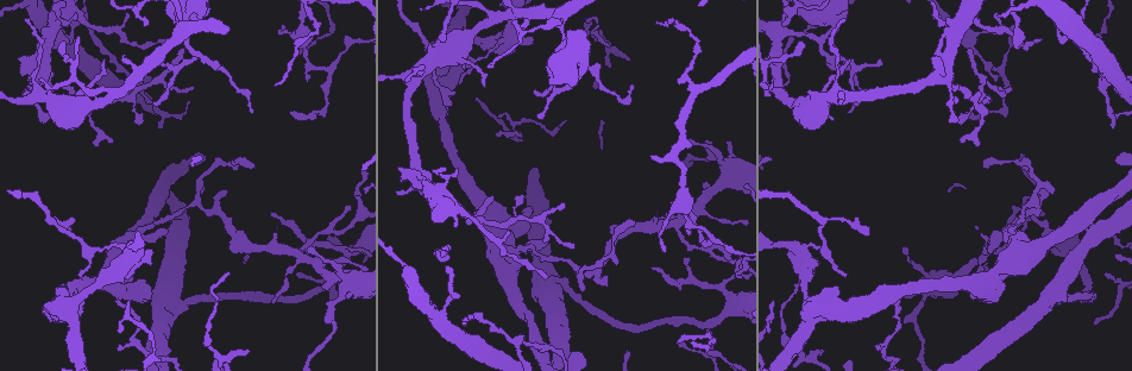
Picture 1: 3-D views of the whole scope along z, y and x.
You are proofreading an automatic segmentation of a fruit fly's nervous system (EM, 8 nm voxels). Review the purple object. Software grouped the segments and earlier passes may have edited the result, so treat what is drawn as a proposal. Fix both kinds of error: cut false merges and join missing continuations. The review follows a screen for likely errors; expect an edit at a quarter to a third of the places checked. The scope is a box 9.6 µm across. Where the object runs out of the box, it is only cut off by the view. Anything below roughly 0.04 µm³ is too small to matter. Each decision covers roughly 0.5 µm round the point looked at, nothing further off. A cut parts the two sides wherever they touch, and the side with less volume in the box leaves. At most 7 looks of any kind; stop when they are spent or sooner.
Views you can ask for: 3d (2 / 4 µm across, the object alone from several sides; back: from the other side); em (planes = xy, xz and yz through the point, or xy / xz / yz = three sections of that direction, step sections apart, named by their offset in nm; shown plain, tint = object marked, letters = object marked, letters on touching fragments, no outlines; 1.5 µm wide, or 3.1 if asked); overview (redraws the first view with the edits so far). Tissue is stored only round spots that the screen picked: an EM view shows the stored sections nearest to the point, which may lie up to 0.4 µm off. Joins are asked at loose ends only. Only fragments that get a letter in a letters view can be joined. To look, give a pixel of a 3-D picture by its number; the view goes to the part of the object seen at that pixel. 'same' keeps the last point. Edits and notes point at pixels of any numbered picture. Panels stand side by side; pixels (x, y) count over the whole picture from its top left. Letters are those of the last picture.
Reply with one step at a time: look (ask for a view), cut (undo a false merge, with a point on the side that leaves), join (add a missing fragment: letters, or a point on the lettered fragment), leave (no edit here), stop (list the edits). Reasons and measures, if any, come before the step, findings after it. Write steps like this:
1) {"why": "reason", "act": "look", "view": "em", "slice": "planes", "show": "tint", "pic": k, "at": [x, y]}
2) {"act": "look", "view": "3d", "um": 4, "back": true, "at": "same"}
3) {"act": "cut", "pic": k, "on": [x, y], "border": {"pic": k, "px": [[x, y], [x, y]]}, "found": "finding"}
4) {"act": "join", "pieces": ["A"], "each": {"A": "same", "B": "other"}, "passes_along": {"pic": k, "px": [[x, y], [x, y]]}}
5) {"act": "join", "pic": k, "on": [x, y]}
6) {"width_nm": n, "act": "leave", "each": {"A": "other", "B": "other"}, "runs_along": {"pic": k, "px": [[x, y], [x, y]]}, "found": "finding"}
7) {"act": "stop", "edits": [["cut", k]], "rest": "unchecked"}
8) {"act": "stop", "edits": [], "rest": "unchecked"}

{"act": "look", "view": "em", "slice": "planes", "show": "letters", "pic": 1, "at": [1034, 216]}

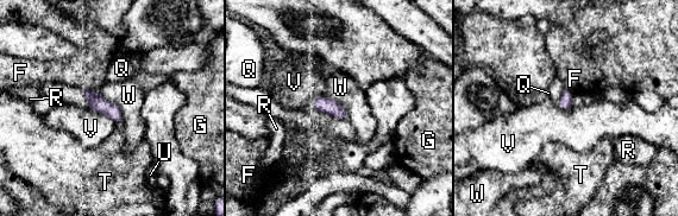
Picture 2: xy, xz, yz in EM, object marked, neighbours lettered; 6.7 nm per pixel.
{"width_nm": 90, "act": "leave", "each": {"F": "other", "G": "other", "Q": "other", "R": "other", "T": "other", "U": "other", "V": "other", "W": "other"}, "border": {"pic": 2, "px": [[98, 91], [119, 107], [118, 126]]}, "found": "no lettered fragment goes on from it"}

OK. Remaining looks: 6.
{"why": "abrupt turn", "act": "look", "view": "em", "slice": "yz", "step": 4, "show": "tint", "pic": 1, "at": [142, 229]}

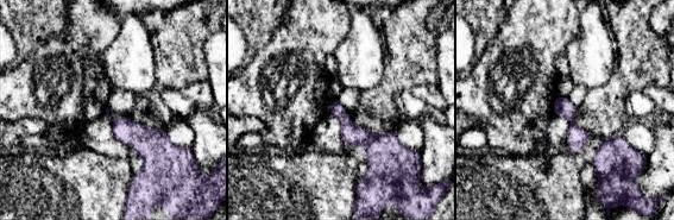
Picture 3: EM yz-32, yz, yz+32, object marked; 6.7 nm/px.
{"act": "look", "view": "em", "slice": "yz", "step": 4, "show": "letters", "at": "same"}

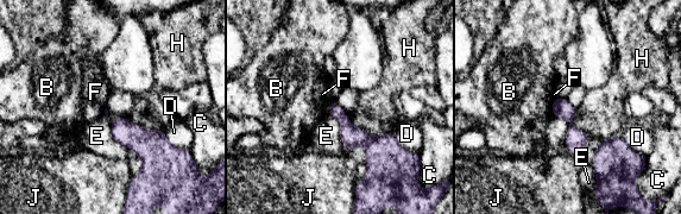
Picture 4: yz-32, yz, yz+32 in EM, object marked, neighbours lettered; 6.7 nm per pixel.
{"act": "cut", "pic": 4, "on": [350, 136], "each": {"B": "other", "C": "other", "D": "other", "E": "other", "F": "other", "H": "other", "J": "other"}, "border": {"pic": 4, "px": [[345, 115], [340, 120]]}, "found": "two neurons meet here"}

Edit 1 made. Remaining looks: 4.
{"why": "see it whole again", "act": "look", "view": "overview"}

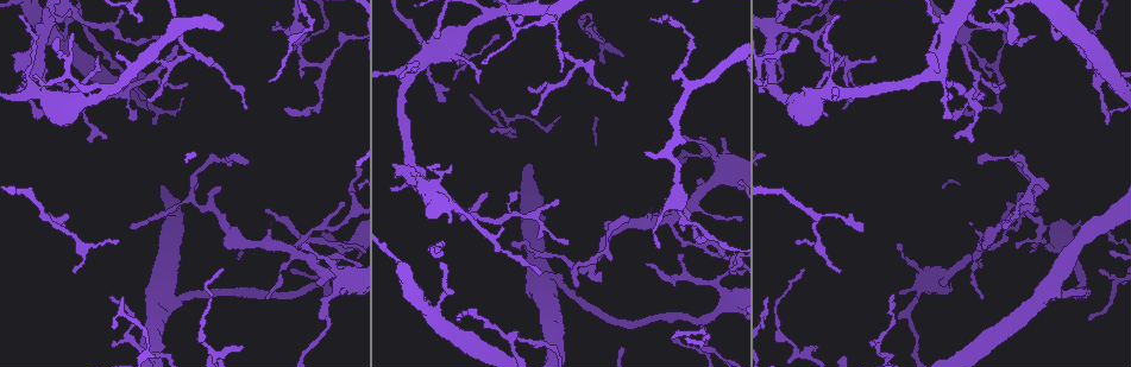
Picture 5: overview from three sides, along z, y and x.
{"why": "sharp bend", "act": "look", "view": "em", "slice": "planes", "show": "plain", "pic": 5, "at": [769, 33]}

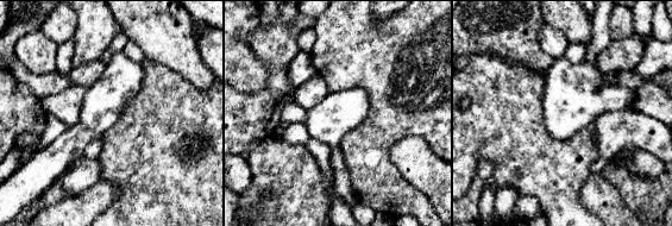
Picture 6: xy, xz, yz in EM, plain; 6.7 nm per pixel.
{"why": "what lies round it", "act": "look", "view": "em", "slice": "planes", "show": "letters", "at": "same"}

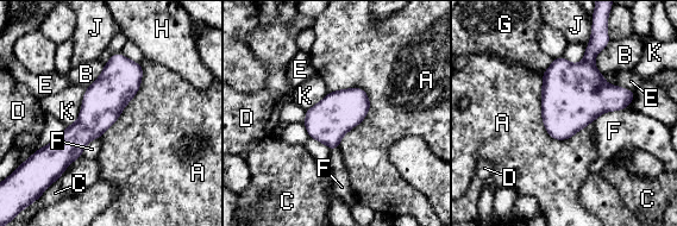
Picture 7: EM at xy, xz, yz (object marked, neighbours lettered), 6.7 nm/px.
{"act": "leave", "each": {"A": "other", "B": "other", "C": "other", "D": "other", "E": "other", "F": "other", "G": "other", "H": "other", "J": "other", "K": "other"}, "runs_along": {"pic": 7, "px": [[137, 66], [52, 155]]}, "found": "one neuron here"}

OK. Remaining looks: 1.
{"act": "stop", "edits": [["cut", 4]], "rest": "unchecked"}

